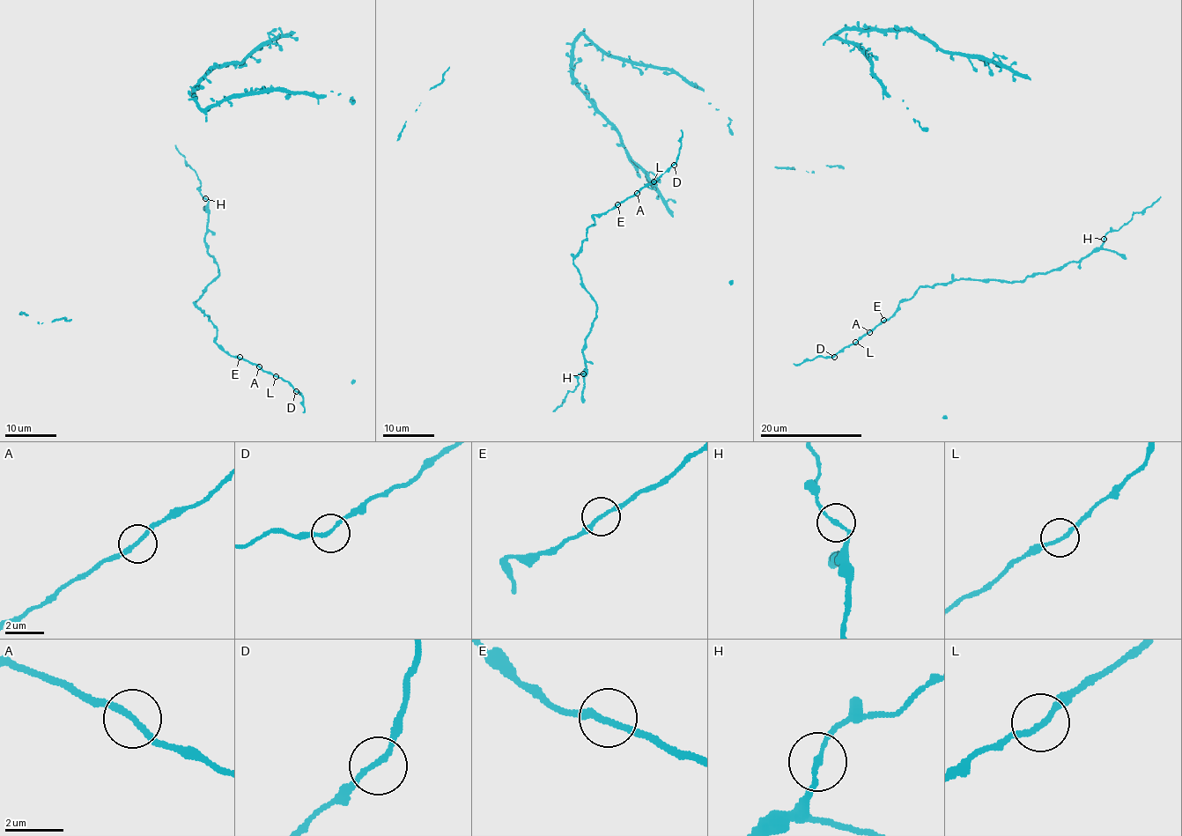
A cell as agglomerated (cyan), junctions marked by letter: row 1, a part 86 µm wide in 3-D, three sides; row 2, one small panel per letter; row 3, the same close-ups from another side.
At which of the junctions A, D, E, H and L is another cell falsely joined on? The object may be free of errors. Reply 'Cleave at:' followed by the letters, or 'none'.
Cleave at: H

